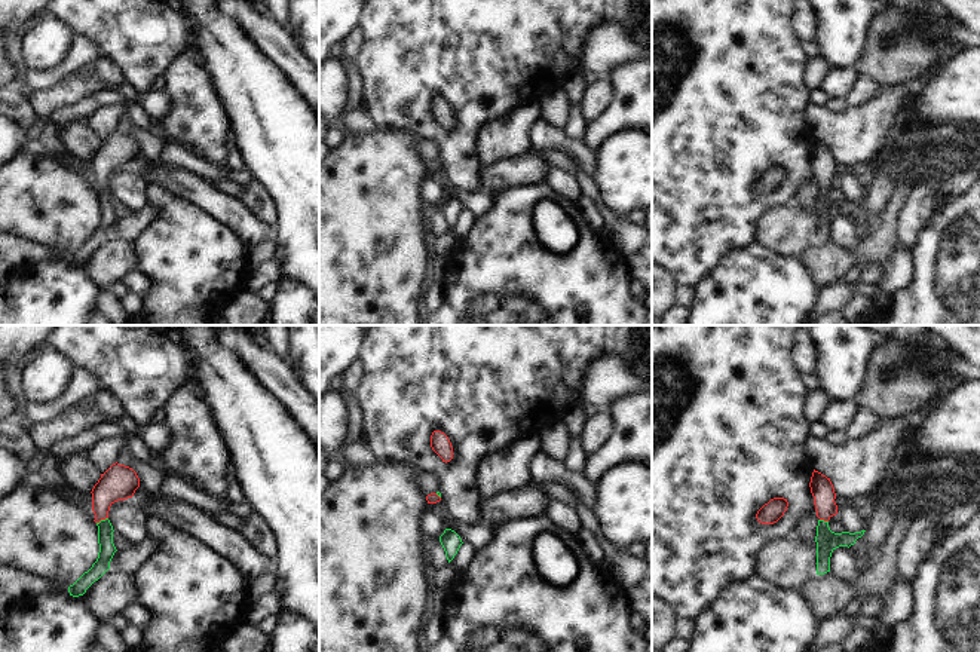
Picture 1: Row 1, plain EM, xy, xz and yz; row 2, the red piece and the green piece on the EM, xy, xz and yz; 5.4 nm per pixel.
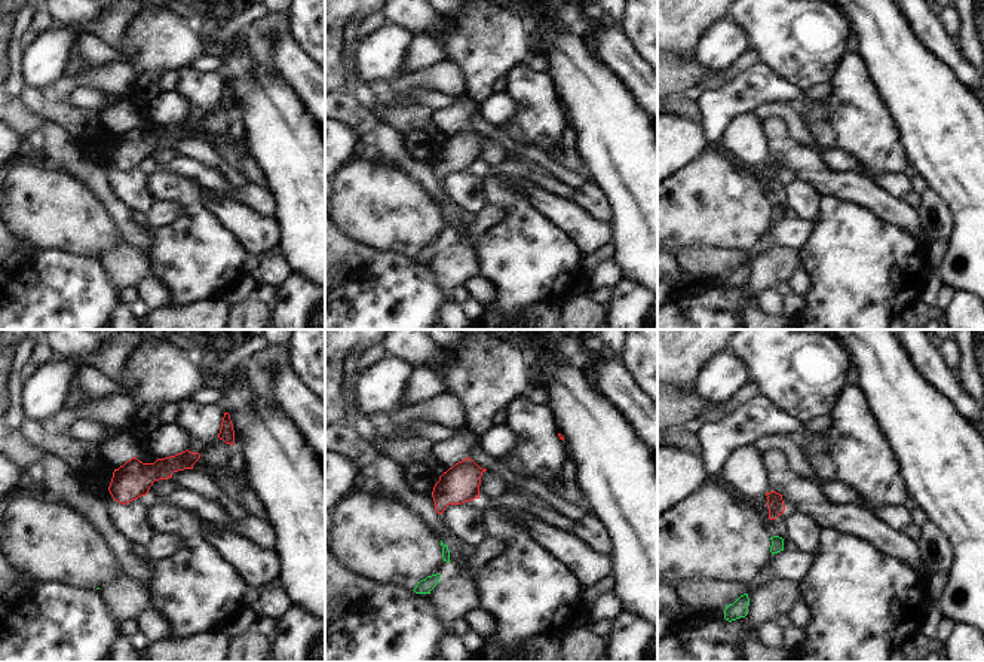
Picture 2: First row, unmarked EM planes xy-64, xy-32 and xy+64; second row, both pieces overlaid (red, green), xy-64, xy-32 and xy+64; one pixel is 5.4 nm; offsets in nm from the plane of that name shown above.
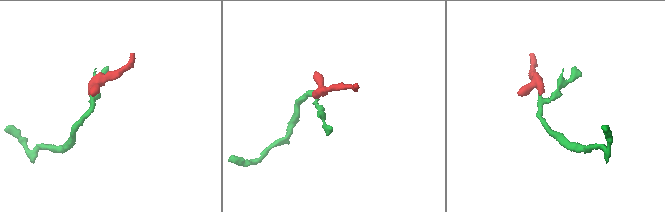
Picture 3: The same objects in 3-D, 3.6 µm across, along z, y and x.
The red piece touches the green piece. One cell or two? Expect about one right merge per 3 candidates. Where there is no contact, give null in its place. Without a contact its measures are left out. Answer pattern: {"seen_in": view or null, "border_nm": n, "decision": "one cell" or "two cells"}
{"seen_in": "xy", "border_nm": 70, "decision": "one cell"}

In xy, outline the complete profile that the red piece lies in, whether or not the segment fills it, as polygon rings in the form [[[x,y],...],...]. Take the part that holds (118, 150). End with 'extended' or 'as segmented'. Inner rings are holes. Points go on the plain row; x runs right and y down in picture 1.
[[[113,131],[92,156],[92,178],[98,193],[99,220],[92,235],[85,239],[73,252],[68,260],[73,264],[83,263],[86,257],[98,248],[108,236],[110,229],[117,218],[113,211],[113,193],[108,187],[110,174],[117,168],[132,165],[140,154],[137,140],[125,132]]]; extended

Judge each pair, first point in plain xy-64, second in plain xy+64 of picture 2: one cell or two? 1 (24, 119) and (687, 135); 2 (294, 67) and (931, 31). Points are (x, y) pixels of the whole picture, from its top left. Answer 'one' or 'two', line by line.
1: two
2: one

